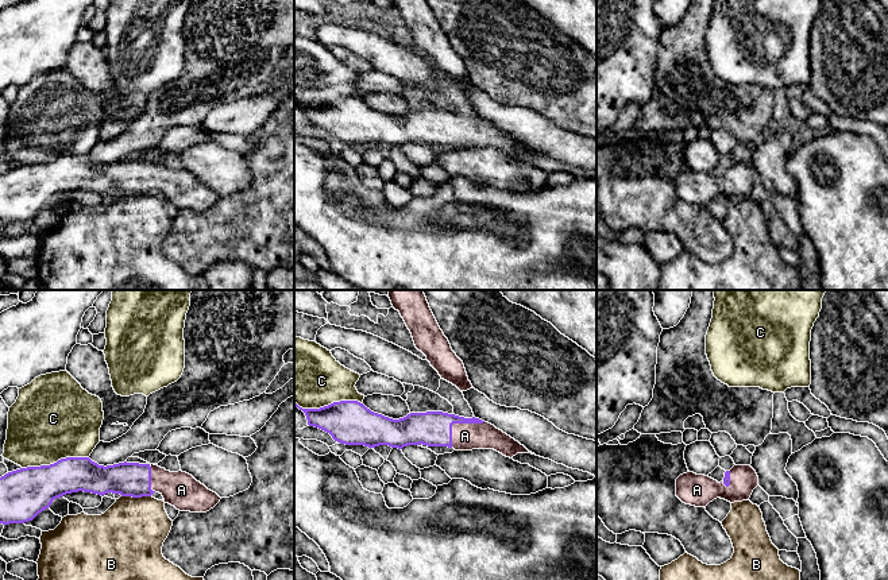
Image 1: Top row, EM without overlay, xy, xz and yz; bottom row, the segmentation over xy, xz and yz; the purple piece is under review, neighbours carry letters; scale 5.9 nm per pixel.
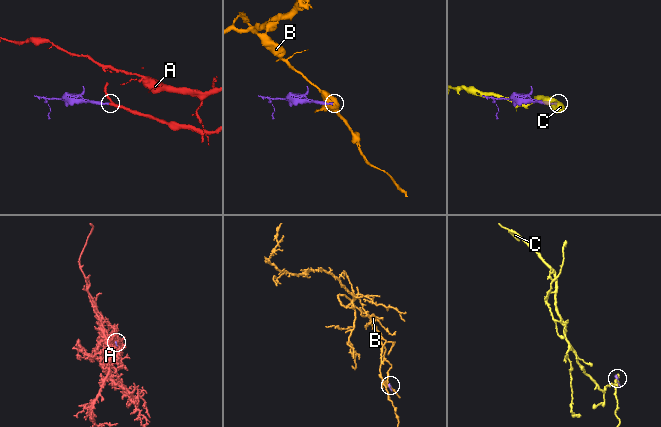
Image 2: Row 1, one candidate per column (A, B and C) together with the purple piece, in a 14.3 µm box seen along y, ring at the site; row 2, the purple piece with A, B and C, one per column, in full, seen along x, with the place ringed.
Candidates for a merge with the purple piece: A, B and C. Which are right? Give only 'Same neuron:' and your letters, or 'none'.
Same neuron: A

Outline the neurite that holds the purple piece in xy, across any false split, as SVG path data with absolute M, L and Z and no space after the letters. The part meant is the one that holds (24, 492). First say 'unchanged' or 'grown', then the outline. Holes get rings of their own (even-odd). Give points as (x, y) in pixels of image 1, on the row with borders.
grown | M66 457L50 465L20 468L0 477L0 523L32 521L54 499L78 491L132 498L159 492L165 503L190 513L206 513L221 499L182 471L170 472L154 464L127 461L104 467L89 457Z

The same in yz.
grown | M734 465L721 483L688 471L676 479L676 496L686 504L706 507L717 498L730 503L749 500L757 486L758 476L750 465Z

